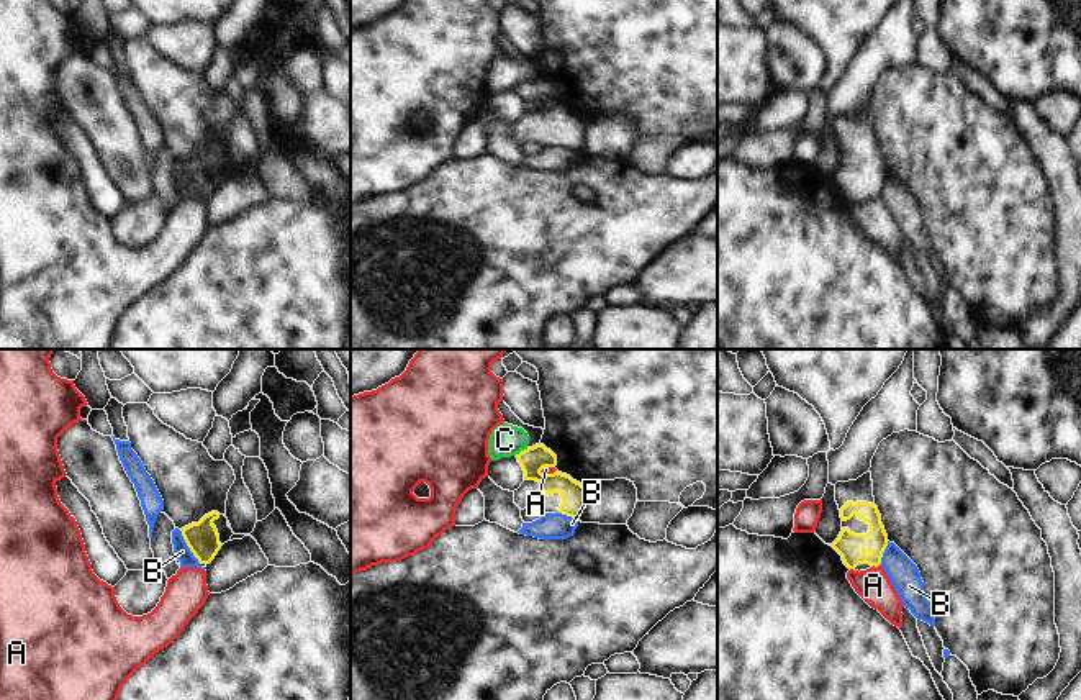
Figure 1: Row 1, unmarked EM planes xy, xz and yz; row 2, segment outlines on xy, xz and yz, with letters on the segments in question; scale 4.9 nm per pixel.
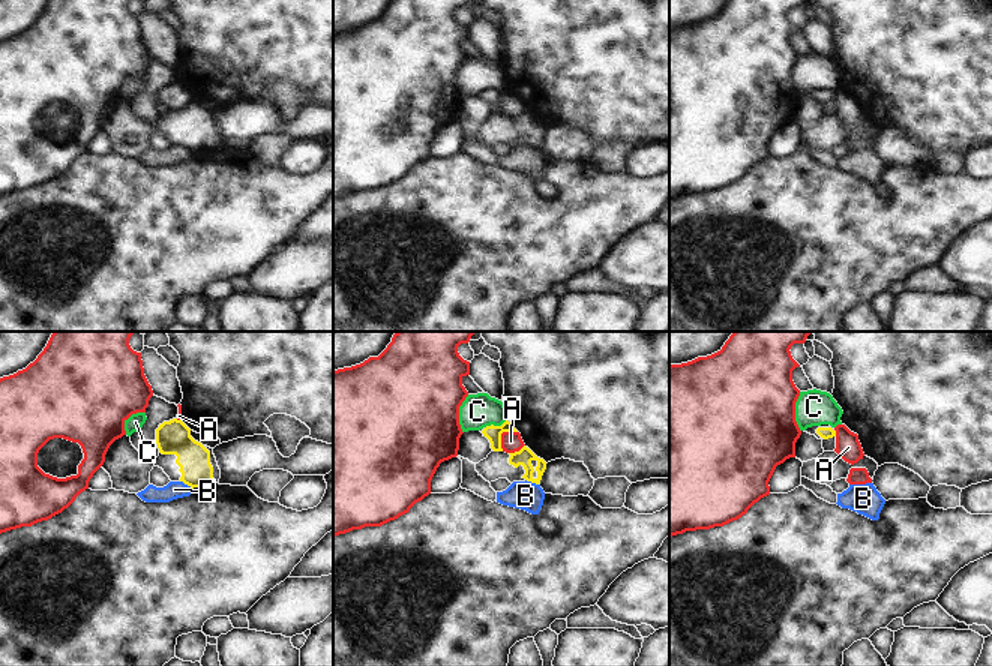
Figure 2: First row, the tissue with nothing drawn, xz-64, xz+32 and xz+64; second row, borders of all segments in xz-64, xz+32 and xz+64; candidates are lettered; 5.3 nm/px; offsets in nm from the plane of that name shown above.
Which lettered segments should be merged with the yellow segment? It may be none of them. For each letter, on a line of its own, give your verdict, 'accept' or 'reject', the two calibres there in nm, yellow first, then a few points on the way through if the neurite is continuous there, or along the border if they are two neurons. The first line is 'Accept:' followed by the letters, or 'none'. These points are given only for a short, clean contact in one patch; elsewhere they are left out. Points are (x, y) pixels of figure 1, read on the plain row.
Accept: none
A: reject; 130 nm thick on the yellow side, 30 nm on the other; border along xz (556, 102), (544, 100), (539, 104)
B: reject; 160 nm thick on the yellow side, 80 nm on the other; border along xy (179, 163), (200, 197)
C: reject; 130 nm thick on the yellow side, 160 nm on the other; border along xz (528, 81), (518, 87)

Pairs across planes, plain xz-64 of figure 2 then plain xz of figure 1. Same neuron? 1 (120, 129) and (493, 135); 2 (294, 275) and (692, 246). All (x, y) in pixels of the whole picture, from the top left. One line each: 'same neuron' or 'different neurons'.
1: same neuron
2: same neuron

